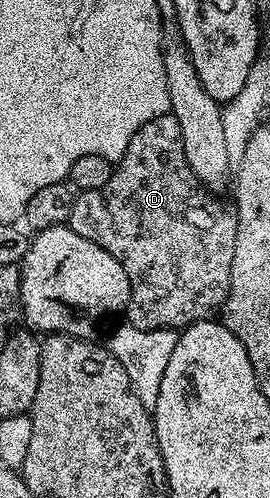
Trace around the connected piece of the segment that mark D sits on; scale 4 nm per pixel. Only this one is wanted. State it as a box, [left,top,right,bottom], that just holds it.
[68,113,237,331]

